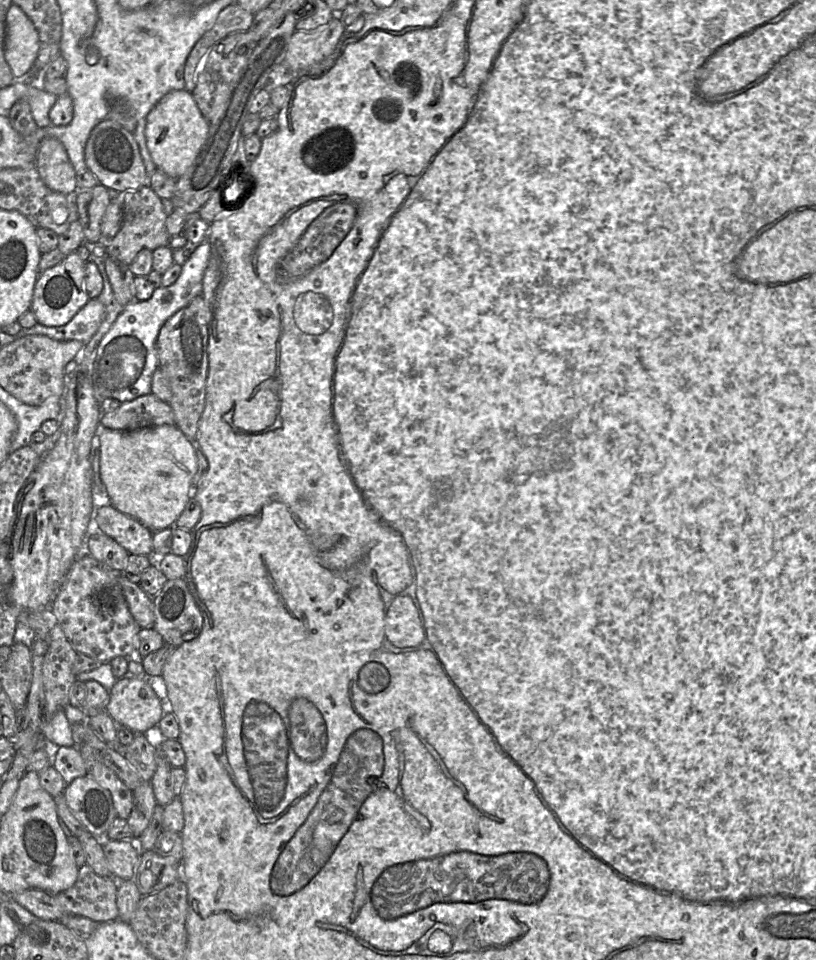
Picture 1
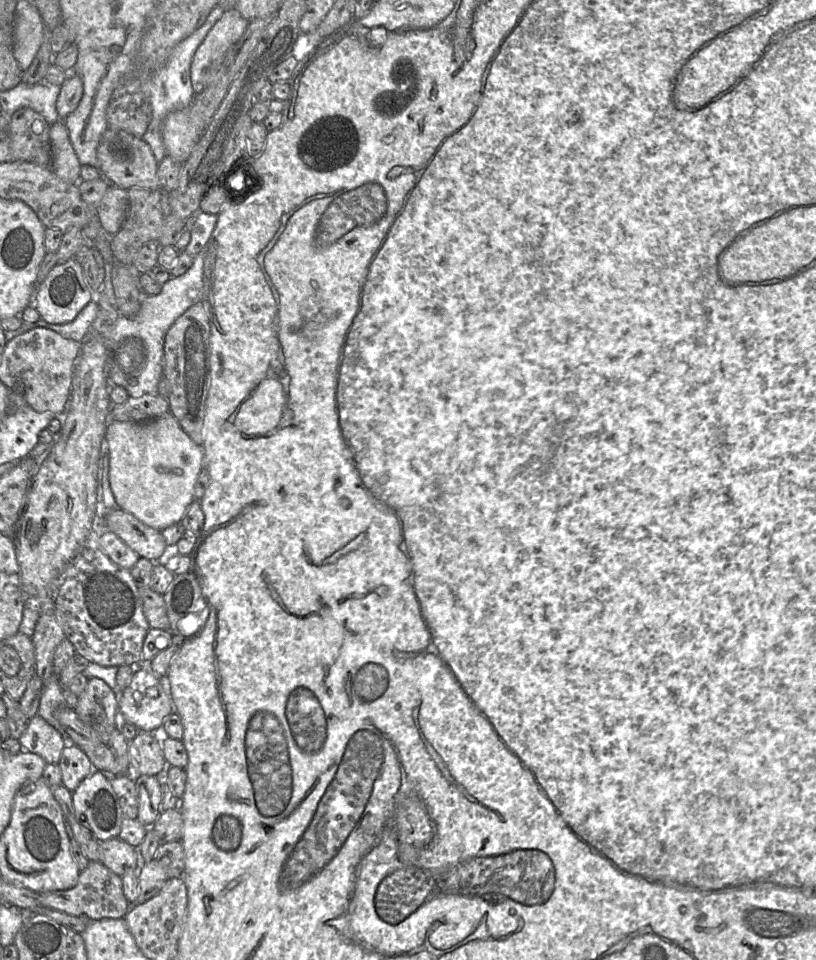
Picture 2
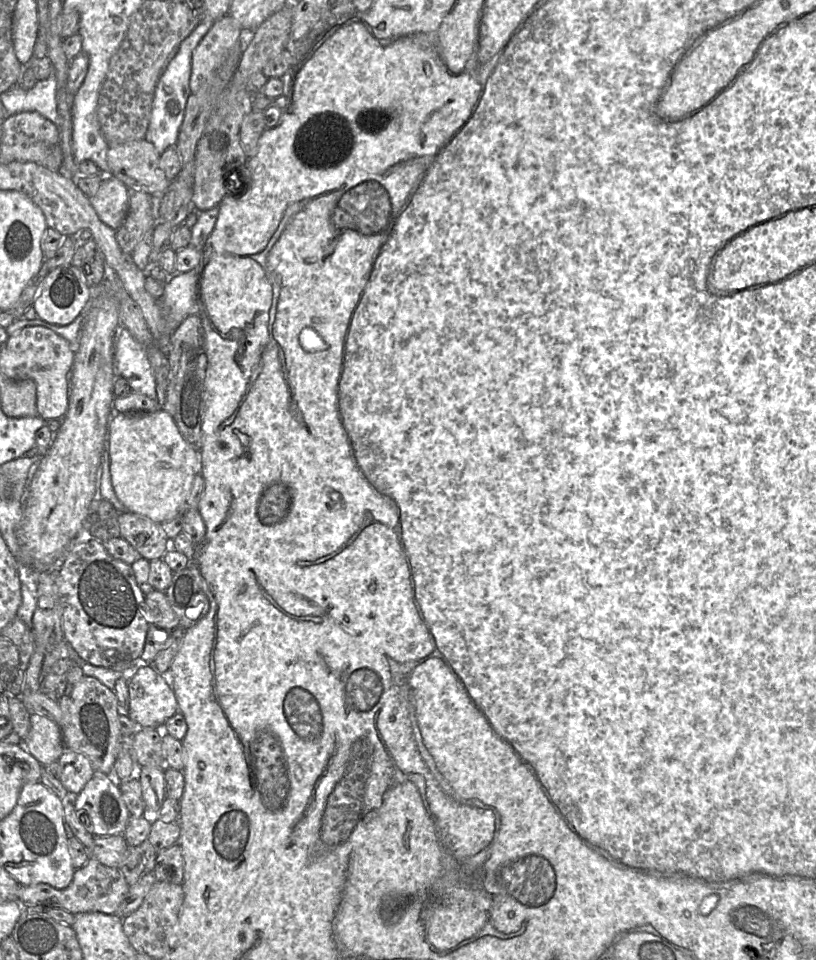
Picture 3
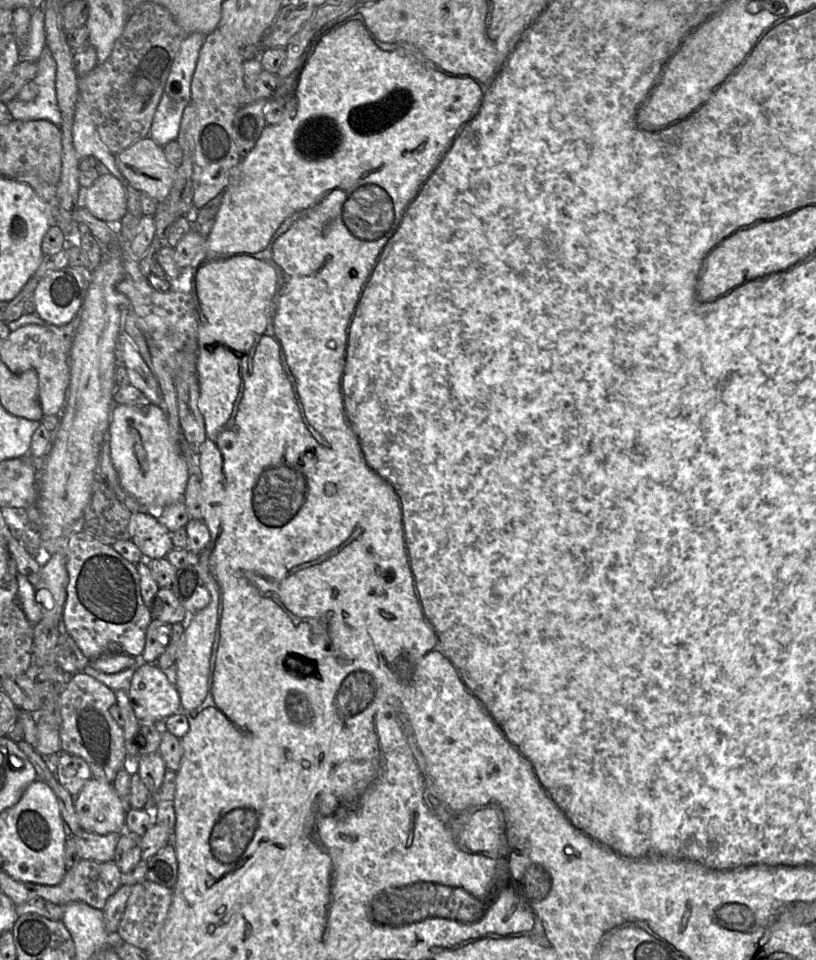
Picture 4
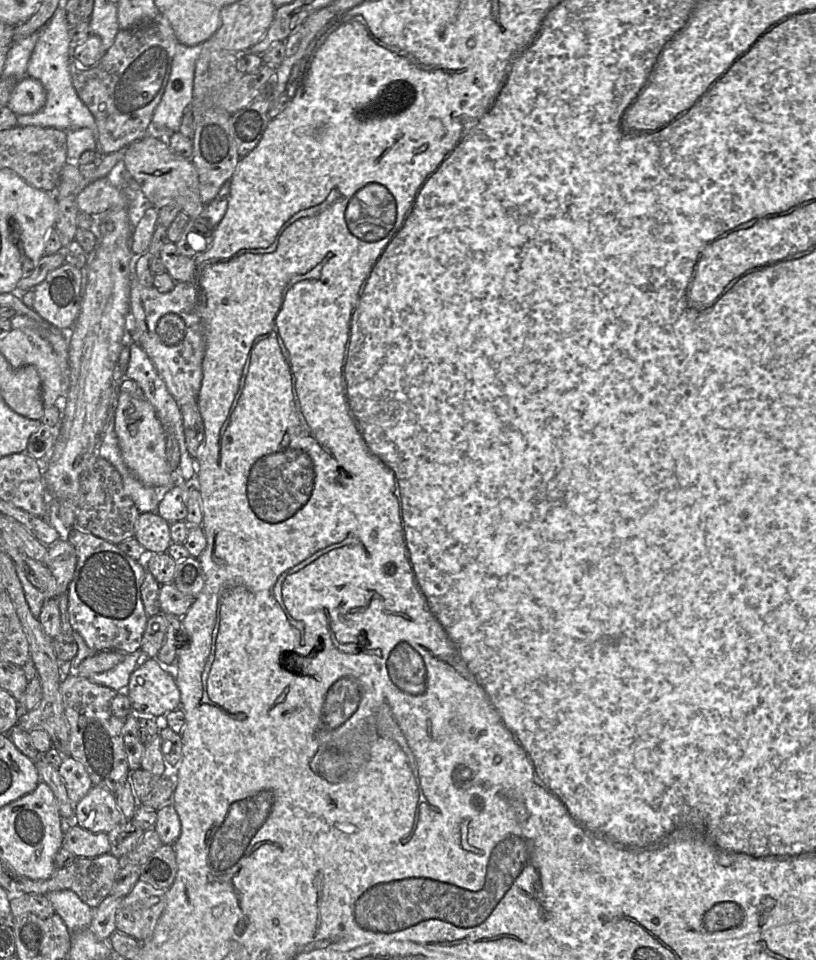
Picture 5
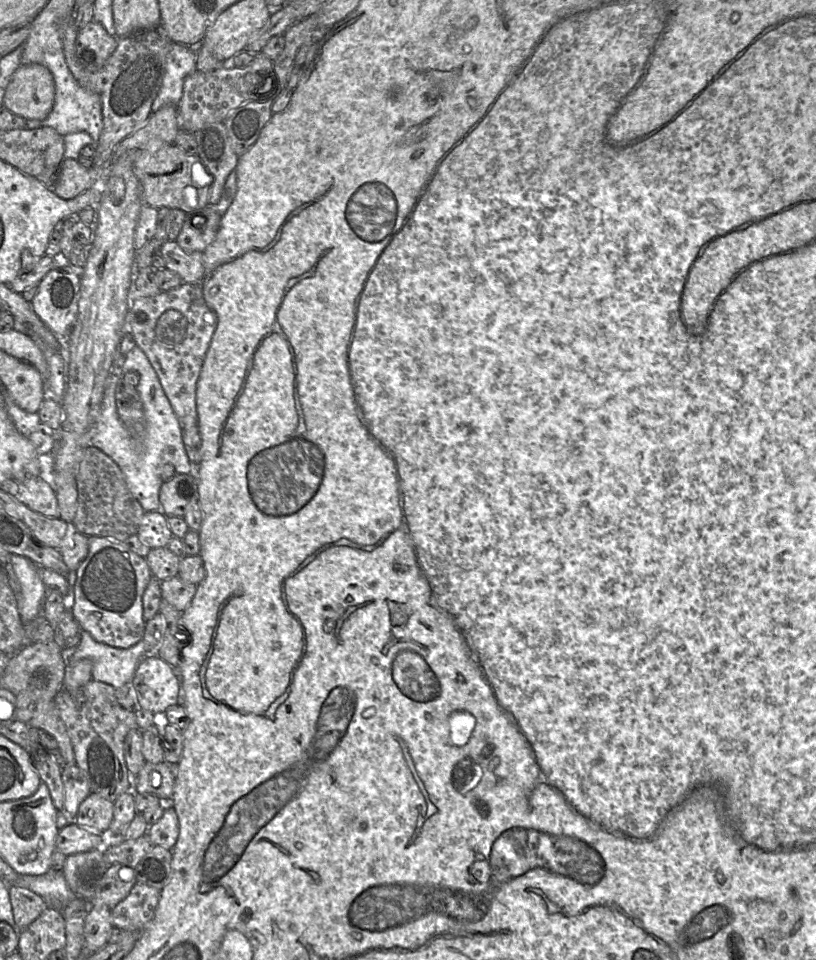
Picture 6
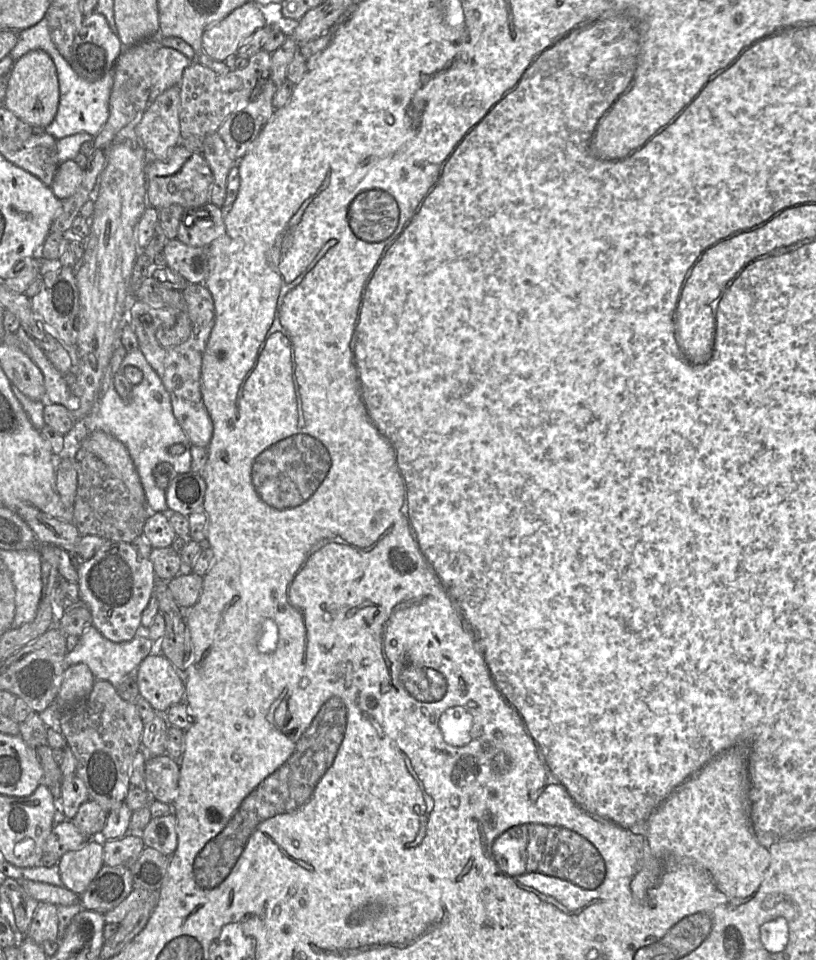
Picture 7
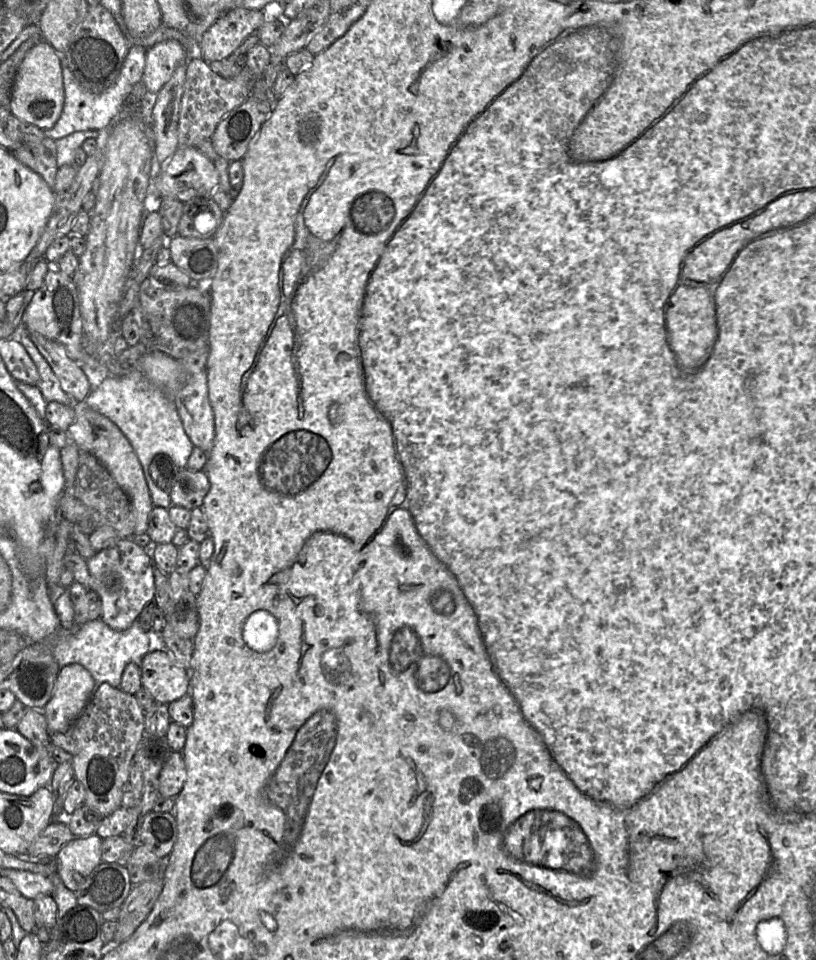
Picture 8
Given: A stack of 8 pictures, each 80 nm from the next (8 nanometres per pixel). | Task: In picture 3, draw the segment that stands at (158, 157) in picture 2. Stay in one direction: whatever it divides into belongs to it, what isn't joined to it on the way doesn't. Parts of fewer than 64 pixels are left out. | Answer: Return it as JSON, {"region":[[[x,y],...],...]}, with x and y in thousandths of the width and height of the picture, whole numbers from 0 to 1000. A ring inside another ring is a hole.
{"region":[[[251,18],[246,24],[243,25],[234,35],[222,45],[217,55],[192,85],[184,128],[176,145],[186,149],[196,161],[205,154],[216,152],[219,135],[225,124],[228,107],[234,98],[233,79],[235,57],[262,24],[263,21]]]}

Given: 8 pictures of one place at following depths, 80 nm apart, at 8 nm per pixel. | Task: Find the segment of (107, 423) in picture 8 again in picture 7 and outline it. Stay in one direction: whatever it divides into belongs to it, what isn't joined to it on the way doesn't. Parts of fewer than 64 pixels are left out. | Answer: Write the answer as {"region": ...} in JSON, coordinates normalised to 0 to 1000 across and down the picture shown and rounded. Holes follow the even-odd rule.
{"region":[[[127,449],[112,450],[99,465],[124,478],[157,508],[172,525],[179,526],[178,514],[163,479],[153,464]]]}

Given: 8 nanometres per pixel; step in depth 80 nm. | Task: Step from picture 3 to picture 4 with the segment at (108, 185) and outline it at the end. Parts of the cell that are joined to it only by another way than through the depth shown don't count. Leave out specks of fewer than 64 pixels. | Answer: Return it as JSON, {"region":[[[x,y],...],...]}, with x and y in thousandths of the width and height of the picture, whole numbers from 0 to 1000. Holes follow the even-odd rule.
{"region":[[[135,180],[124,181],[109,196],[99,195],[99,209],[114,225],[143,235],[156,221],[154,192]]]}

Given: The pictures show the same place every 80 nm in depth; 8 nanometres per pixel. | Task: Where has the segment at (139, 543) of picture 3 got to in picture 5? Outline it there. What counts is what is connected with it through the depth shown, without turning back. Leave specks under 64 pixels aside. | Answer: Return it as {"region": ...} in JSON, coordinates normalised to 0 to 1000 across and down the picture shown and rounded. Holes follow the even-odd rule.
{"region":[[[192,533],[172,534],[165,560],[181,578],[205,575],[211,566],[208,546]]]}

